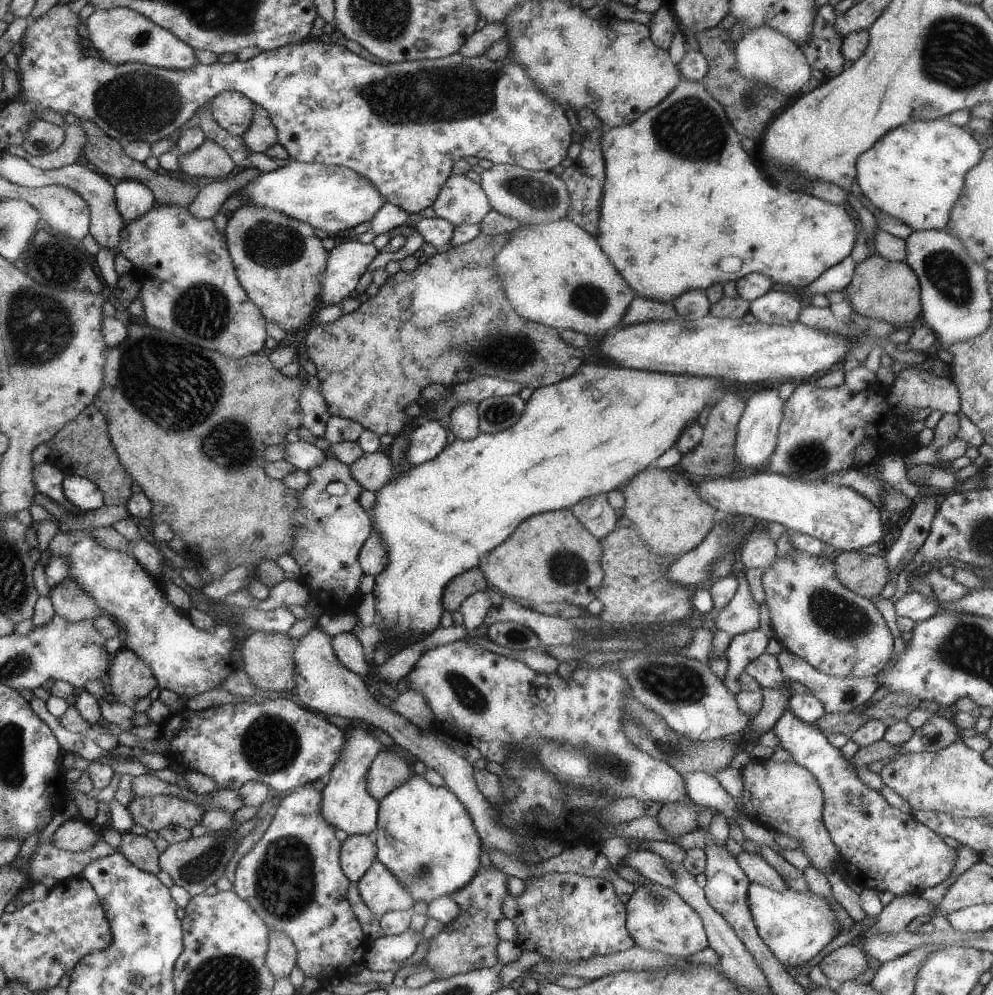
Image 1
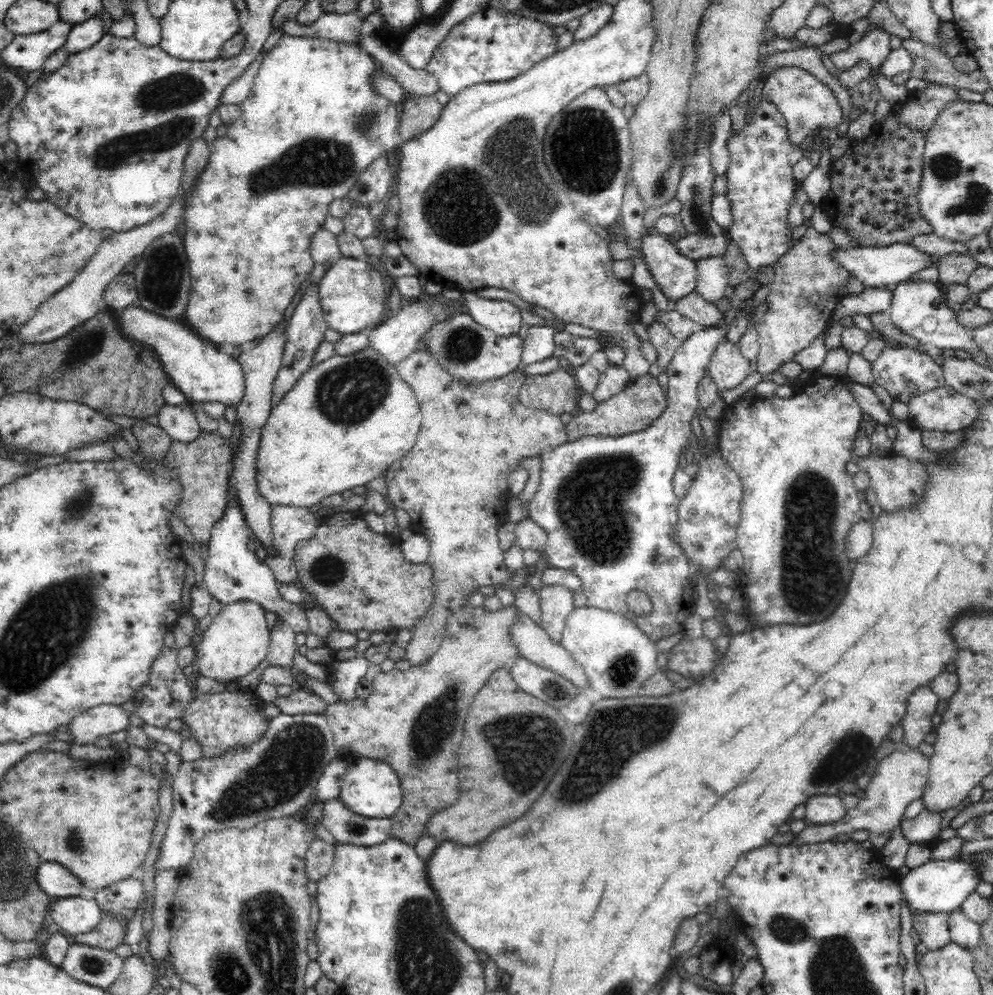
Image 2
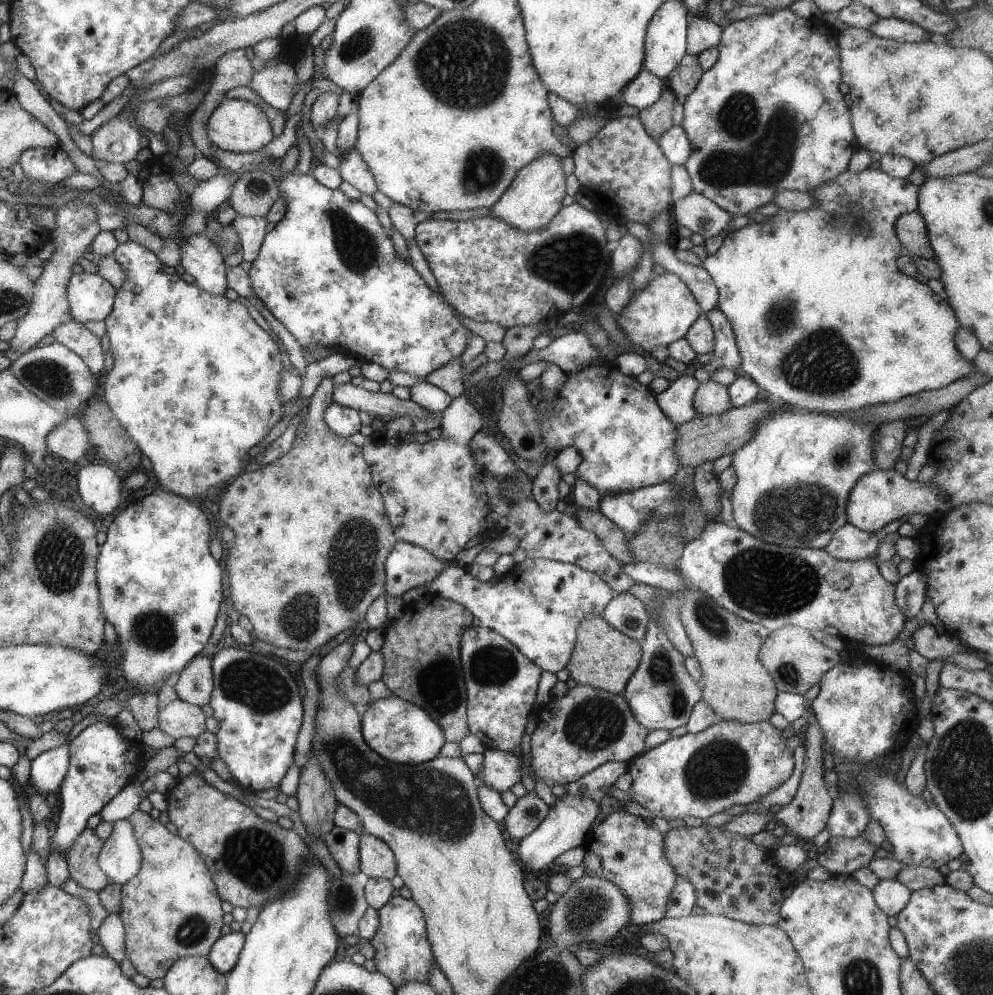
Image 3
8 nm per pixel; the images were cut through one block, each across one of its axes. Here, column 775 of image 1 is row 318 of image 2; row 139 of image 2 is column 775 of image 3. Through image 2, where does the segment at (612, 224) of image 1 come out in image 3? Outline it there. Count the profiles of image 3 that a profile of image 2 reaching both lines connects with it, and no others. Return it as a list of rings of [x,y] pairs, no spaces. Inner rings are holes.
[[[865,168],[865,170],[863,170],[863,172],[859,172],[859,174],[849,174],[849,172],[843,172],[843,174],[841,174],[841,176],[839,176],[839,178],[837,178],[837,180],[835,180],[835,182],[827,182],[827,184],[823,184],[823,186],[819,186],[819,188],[817,188],[817,190],[813,190],[813,192],[811,192],[811,196],[813,196],[813,198],[815,198],[815,208],[809,208],[809,210],[805,210],[805,212],[781,212],[781,216],[777,216],[777,224],[767,224],[767,226],[761,226],[761,224],[749,224],[749,226],[743,226],[743,228],[739,228],[739,230],[737,230],[737,232],[729,232],[729,234],[727,234],[727,236],[725,236],[725,240],[723,240],[723,244],[721,244],[721,246],[719,246],[719,248],[717,248],[717,250],[715,250],[715,254],[707,254],[707,258],[705,258],[705,260],[703,260],[703,270],[705,270],[705,272],[707,272],[707,274],[709,274],[709,278],[711,278],[711,280],[713,280],[713,284],[715,284],[715,288],[717,288],[717,292],[719,292],[719,306],[717,306],[717,310],[719,310],[719,312],[721,312],[721,314],[723,314],[723,316],[725,316],[725,318],[727,318],[727,322],[729,322],[729,326],[731,326],[731,330],[733,330],[733,336],[735,336],[735,342],[739,342],[739,354],[741,354],[741,370],[743,370],[743,372],[745,372],[745,376],[747,376],[747,378],[751,378],[751,382],[755,382],[755,386],[757,386],[757,388],[759,388],[759,390],[765,390],[765,392],[769,392],[769,396],[771,396],[771,398],[773,398],[773,400],[777,400],[777,402],[785,402],[785,404],[787,404],[787,406],[793,406],[793,408],[797,408],[797,410],[807,410],[807,412],[815,412],[815,414],[831,414],[831,412],[845,412],[845,410],[859,410],[859,408],[865,408],[865,406],[877,406],[877,404],[889,404],[889,402],[895,402],[895,400],[901,400],[901,398],[907,398],[907,396],[913,396],[913,394],[917,394],[917,392],[925,392],[925,390],[937,390],[937,388],[943,388],[943,386],[947,386],[947,384],[949,384],[949,382],[953,382],[953,380],[955,380],[955,378],[961,378],[961,376],[965,376],[965,374],[967,374],[967,372],[969,372],[969,364],[967,364],[967,362],[965,362],[965,360],[963,360],[963,358],[961,358],[961,356],[959,356],[959,354],[957,354],[957,350],[955,350],[955,334],[957,334],[957,332],[959,332],[959,330],[961,330],[961,328],[959,328],[959,324],[957,324],[957,320],[955,320],[955,316],[953,316],[953,312],[951,312],[951,308],[949,308],[949,306],[947,306],[947,302],[945,302],[945,300],[943,300],[943,298],[941,298],[941,296],[937,296],[937,294],[933,294],[933,292],[931,292],[931,290],[929,290],[929,286],[927,286],[927,284],[923,284],[923,280],[921,280],[921,278],[917,278],[917,276],[905,276],[905,274],[903,274],[903,272],[899,272],[899,270],[897,270],[897,266],[895,266],[895,264],[893,264],[893,260],[895,260],[895,256],[897,256],[897,254],[901,254],[901,252],[903,252],[903,248],[901,248],[901,244],[899,244],[899,240],[897,240],[897,234],[895,234],[895,230],[893,230],[893,222],[895,222],[895,218],[897,218],[897,216],[901,216],[901,214],[905,214],[905,212],[913,212],[913,210],[917,210],[917,206],[919,206],[919,188],[913,188],[913,186],[911,186],[911,184],[909,184],[909,182],[907,182],[907,180],[893,180],[893,178],[889,178],[889,176],[887,176],[887,174],[883,174],[883,172],[881,172],[881,170],[873,170],[873,168]],[[847,212],[849,212],[849,214],[851,214],[851,212],[853,212],[853,216],[855,216],[855,214],[859,214],[859,216],[861,216],[861,218],[865,218],[865,216],[867,216],[867,218],[881,218],[881,236],[875,236],[875,232],[873,232],[873,230],[871,230],[871,228],[869,228],[869,230],[867,230],[867,228],[861,228],[861,226],[859,226],[859,224],[857,224],[857,222],[855,222],[855,224],[851,224],[851,222],[849,222],[849,220],[847,220],[847,222],[843,222],[843,220],[841,220],[841,218],[843,218],[843,216],[841,216],[841,214],[847,214]],[[795,222],[801,222],[801,228],[799,228],[799,230],[797,230],[797,228],[789,228],[789,226],[791,226],[791,224],[795,224]],[[787,224],[789,224],[789,226],[787,226]]]

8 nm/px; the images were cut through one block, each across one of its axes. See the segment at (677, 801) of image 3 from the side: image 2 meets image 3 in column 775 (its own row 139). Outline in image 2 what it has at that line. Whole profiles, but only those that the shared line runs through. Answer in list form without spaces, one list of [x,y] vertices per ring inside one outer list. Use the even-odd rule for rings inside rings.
[[[762,102],[758,106],[752,124],[746,124],[740,134],[730,138],[728,152],[732,156],[732,164],[726,172],[726,196],[730,196],[730,204],[734,208],[734,224],[728,232],[740,246],[748,268],[752,270],[752,280],[756,280],[760,268],[778,264],[778,260],[790,250],[790,234],[786,230],[786,224],[788,208],[796,192],[792,166],[804,158],[804,154],[800,148],[790,146],[786,120],[768,102]]]

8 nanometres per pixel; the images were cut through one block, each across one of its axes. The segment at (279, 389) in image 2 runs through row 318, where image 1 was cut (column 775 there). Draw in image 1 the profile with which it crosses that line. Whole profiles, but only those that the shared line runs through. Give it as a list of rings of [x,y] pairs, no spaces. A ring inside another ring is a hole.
[[[769,290],[763,296],[755,298],[749,304],[749,312],[767,326],[787,326],[799,320],[805,302],[801,298],[793,298],[791,294]]]

